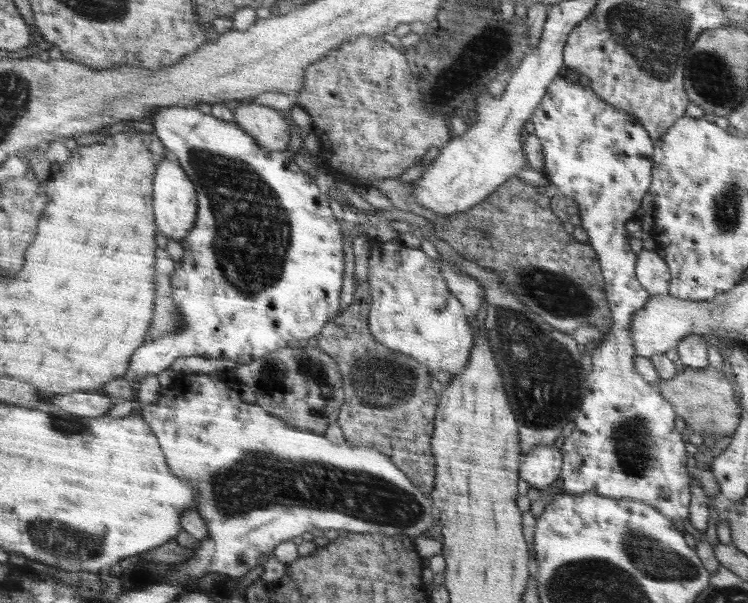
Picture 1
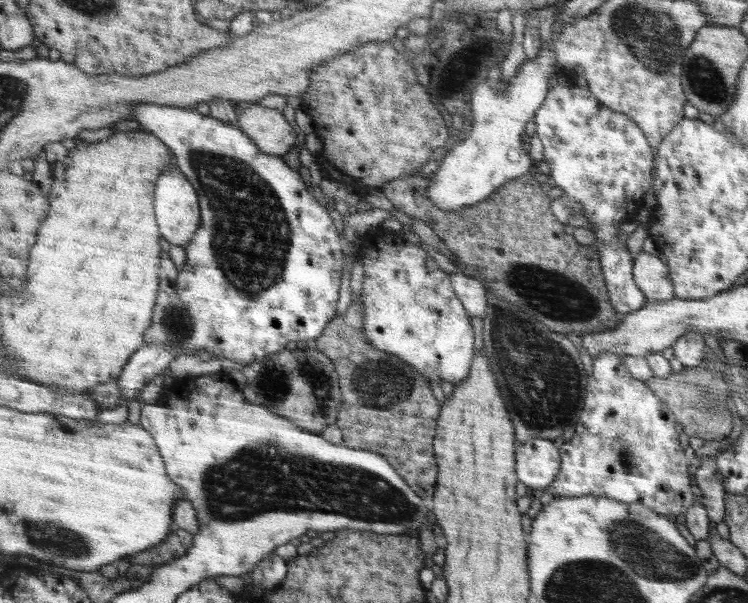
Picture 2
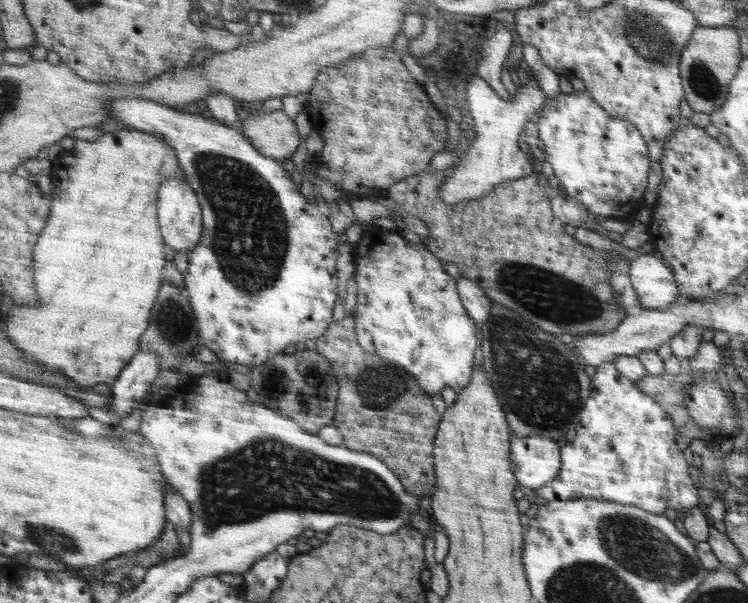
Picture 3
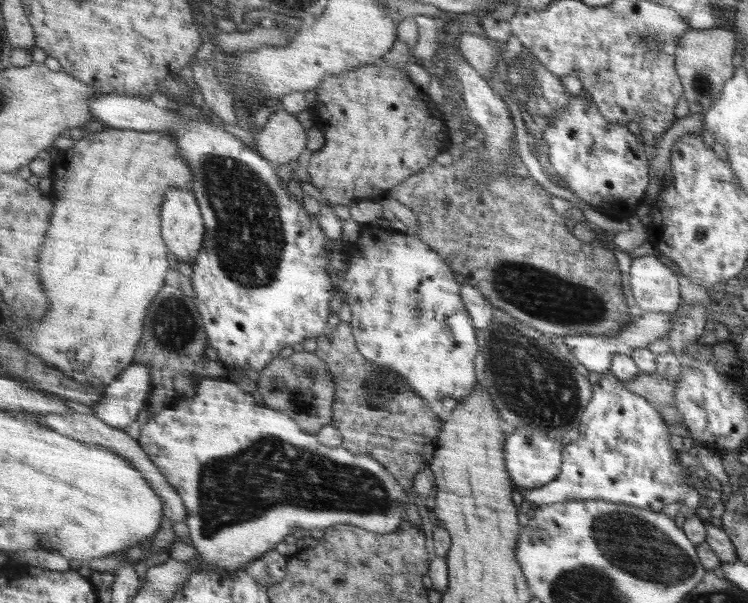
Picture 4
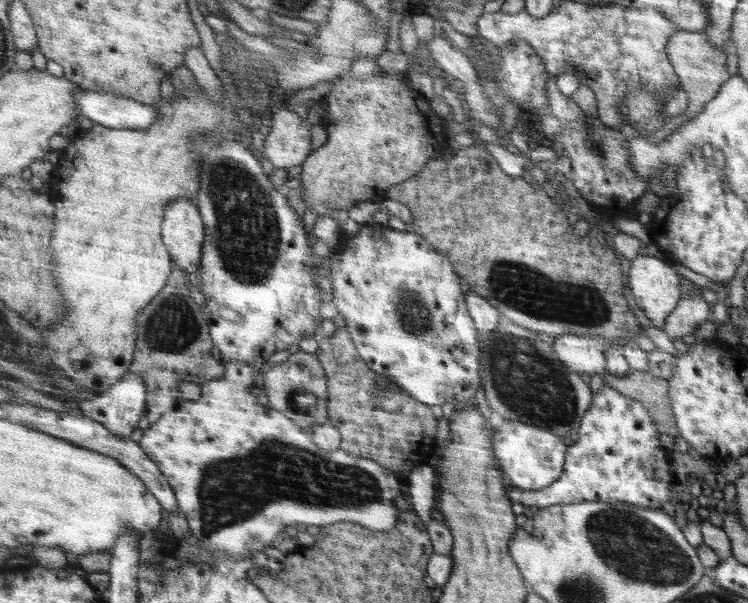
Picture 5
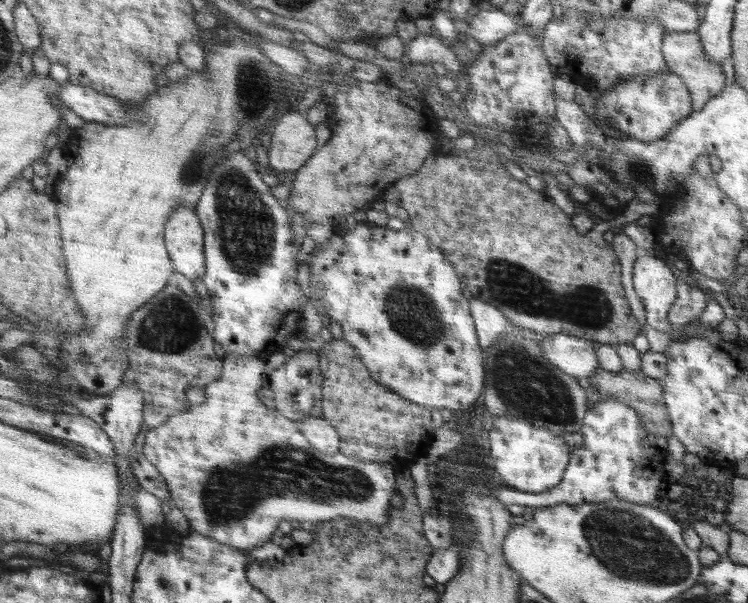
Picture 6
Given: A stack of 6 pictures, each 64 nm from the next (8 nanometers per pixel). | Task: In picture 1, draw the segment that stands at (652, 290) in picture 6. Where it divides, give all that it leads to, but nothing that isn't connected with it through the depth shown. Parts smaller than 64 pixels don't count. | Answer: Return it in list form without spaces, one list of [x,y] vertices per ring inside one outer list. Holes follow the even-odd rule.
[[[642,249],[636,261],[635,277],[651,293],[651,296],[666,296],[669,294],[670,267],[656,250]]]

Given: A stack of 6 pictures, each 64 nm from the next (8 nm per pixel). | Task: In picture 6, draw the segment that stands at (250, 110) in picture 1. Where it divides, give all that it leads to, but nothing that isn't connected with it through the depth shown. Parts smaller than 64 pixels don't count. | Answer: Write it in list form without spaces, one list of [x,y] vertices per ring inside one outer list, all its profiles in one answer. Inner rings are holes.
[[[288,112],[281,114],[274,132],[271,136],[270,151],[267,152],[272,172],[281,174],[283,172],[296,172],[302,168],[310,160],[311,156],[317,151],[316,146],[319,145],[314,132],[314,126],[308,124],[300,113]]]

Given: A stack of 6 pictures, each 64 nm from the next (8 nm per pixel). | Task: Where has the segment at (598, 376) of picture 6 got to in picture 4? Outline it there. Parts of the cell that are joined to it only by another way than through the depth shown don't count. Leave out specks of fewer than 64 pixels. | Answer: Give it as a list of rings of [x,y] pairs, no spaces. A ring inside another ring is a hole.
[[[656,372],[638,373],[634,378],[624,381],[628,391],[643,395],[652,406],[662,413],[662,417],[670,423],[670,433],[678,436],[689,436],[687,428],[682,424],[682,415],[675,405],[674,389],[676,378],[667,378]]]

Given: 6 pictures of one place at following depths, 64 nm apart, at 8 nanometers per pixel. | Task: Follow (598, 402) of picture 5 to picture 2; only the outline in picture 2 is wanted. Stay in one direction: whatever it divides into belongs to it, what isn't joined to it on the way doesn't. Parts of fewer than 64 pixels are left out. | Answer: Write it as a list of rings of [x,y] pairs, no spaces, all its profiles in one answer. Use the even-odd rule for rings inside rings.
[[[619,351],[599,354],[590,363],[588,394],[574,426],[574,435],[559,448],[562,452],[562,468],[552,484],[546,487],[547,494],[555,497],[580,497],[596,495],[616,499],[618,502],[640,502],[652,506],[660,514],[685,515],[695,497],[688,476],[688,460],[678,444],[675,413],[654,391],[635,378],[627,370],[626,356]]]

